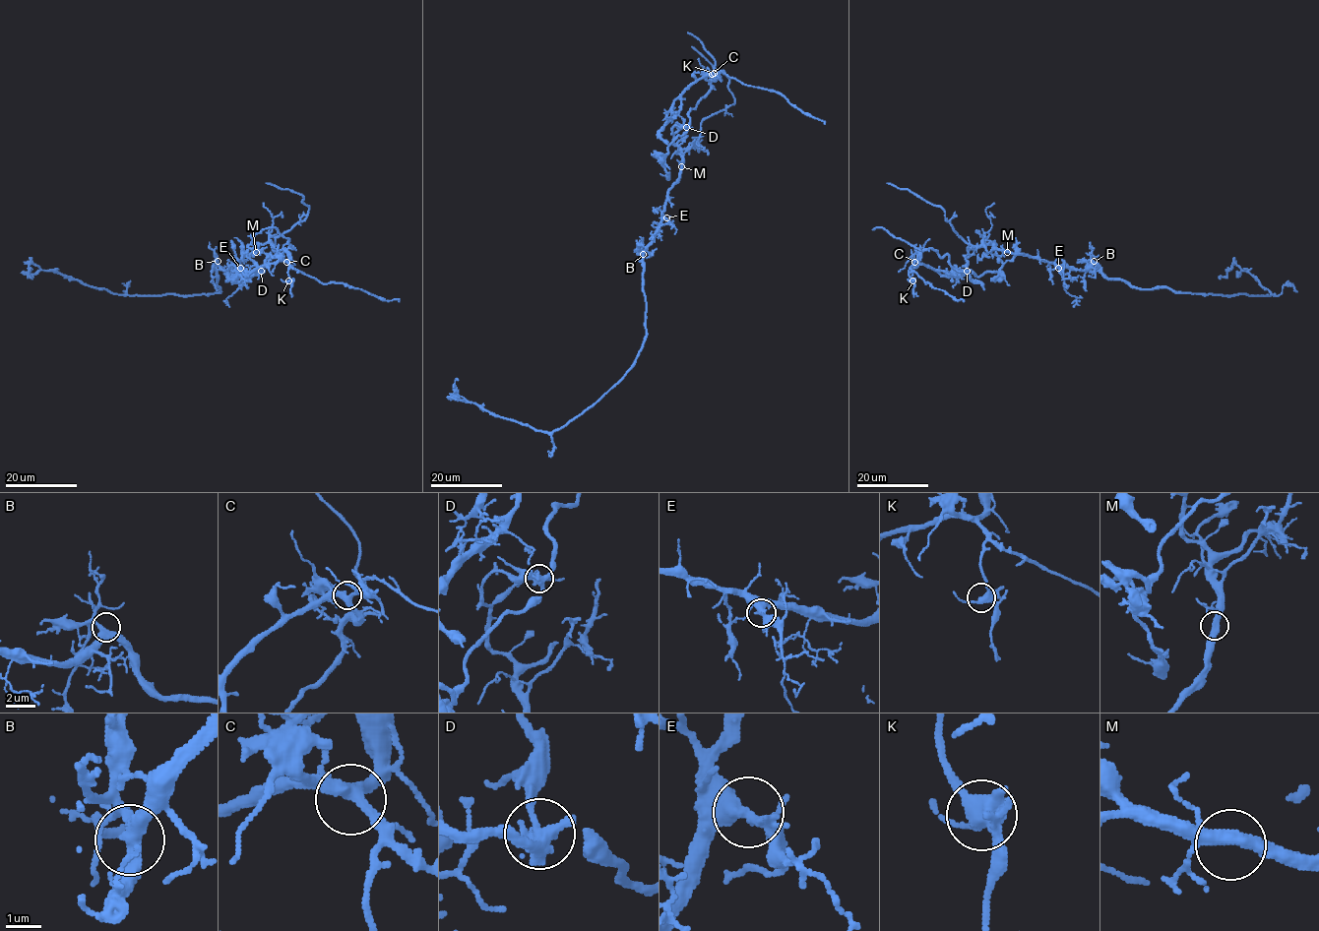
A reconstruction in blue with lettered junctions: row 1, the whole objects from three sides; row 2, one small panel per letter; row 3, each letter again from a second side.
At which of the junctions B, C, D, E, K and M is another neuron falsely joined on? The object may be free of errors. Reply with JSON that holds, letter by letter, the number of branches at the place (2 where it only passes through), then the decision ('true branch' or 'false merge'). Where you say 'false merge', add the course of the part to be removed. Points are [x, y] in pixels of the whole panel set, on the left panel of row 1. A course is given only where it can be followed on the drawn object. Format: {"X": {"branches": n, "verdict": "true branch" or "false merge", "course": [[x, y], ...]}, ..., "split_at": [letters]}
{"B": {"branches": 3, "verdict": "true branch"}, "C": {"branches": 3, "verdict": "true branch"}, "D": {"branches": 3, "verdict": "false merge", "course": [[260, 271], [269, 255], [273, 257], [282, 248], [292, 267], [323, 283], [341, 282], [386, 300], [399, 301]]}, "E": {"branches": 3, "verdict": "true branch"}, "K": {"branches": 3, "verdict": "true branch"}, "M": {"branches": 3, "verdict": "true branch"}, "split_at": ["D"]}

